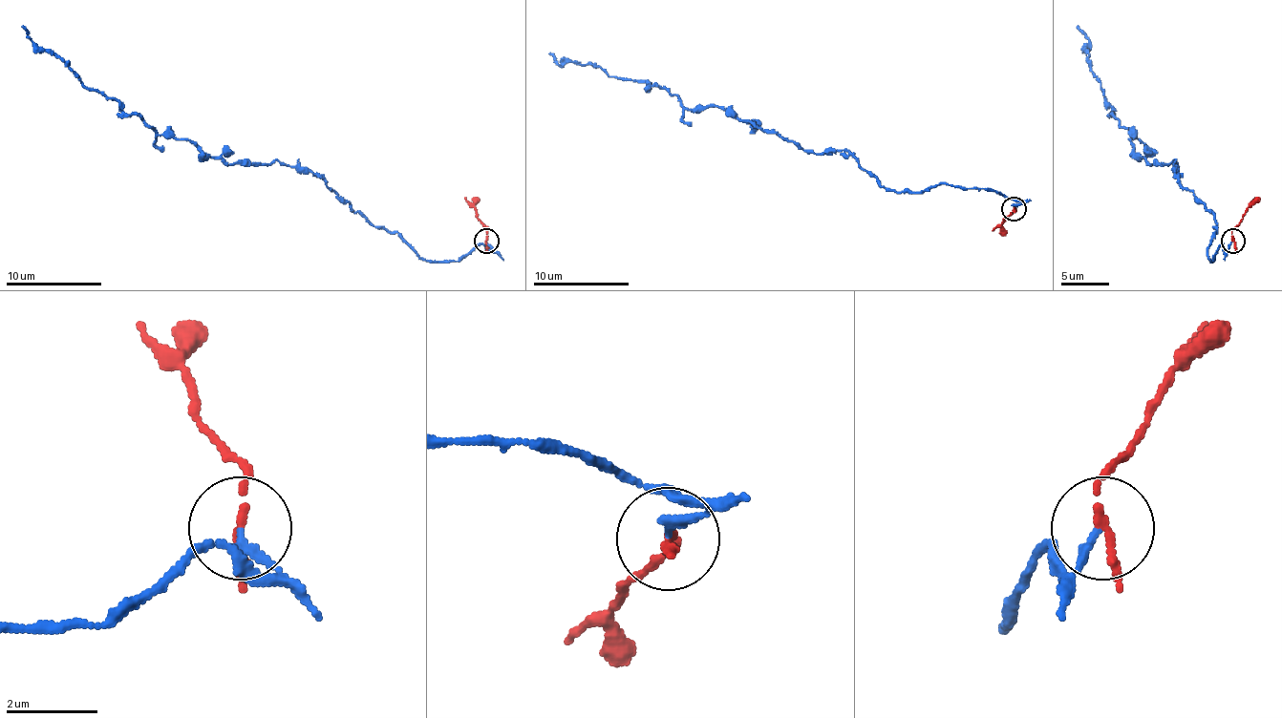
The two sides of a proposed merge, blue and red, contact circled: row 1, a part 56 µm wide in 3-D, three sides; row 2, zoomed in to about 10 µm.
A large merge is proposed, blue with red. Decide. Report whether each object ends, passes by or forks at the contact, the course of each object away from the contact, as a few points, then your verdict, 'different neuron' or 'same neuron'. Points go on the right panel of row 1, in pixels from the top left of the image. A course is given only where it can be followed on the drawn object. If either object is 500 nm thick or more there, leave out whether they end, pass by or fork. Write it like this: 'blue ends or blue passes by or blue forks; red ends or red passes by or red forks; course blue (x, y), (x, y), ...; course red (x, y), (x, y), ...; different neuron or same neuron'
blue ends; red passes by; course blue (1232, 242), (1210, 261), (1215, 220), (1177, 181), (1177, 164), (1141, 157), (1134, 136), (1109, 114), (1079, 25); course red (1232, 242), (1234, 226), (1254, 198); different neuron

